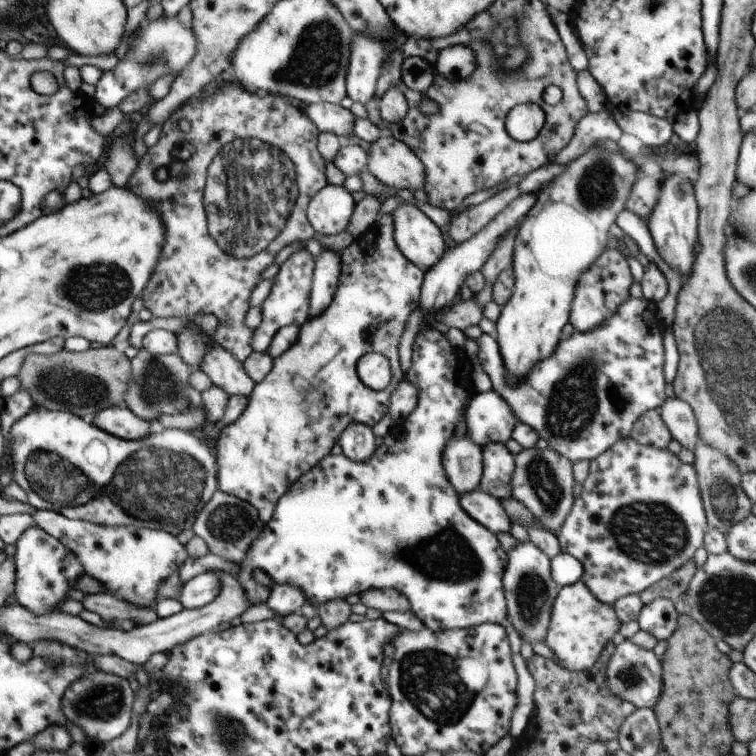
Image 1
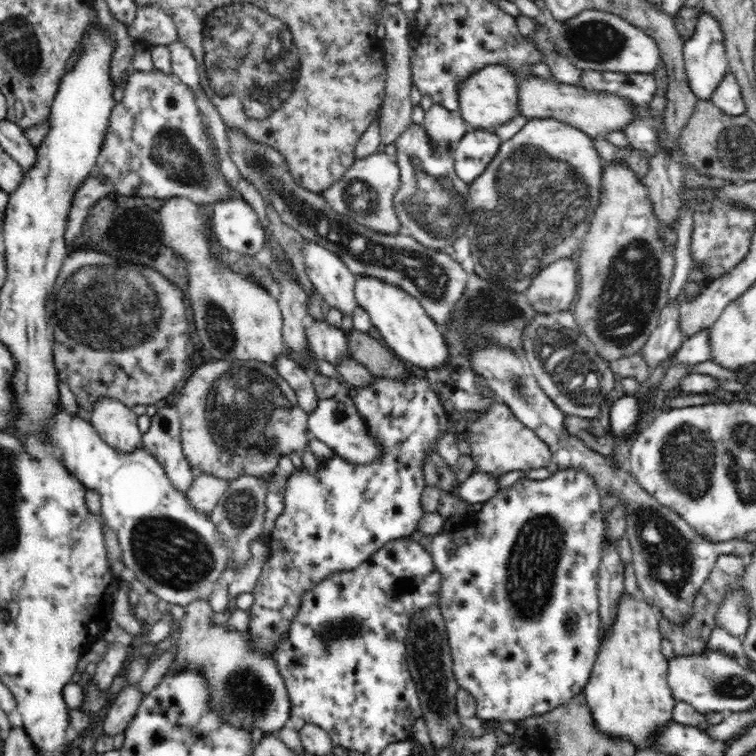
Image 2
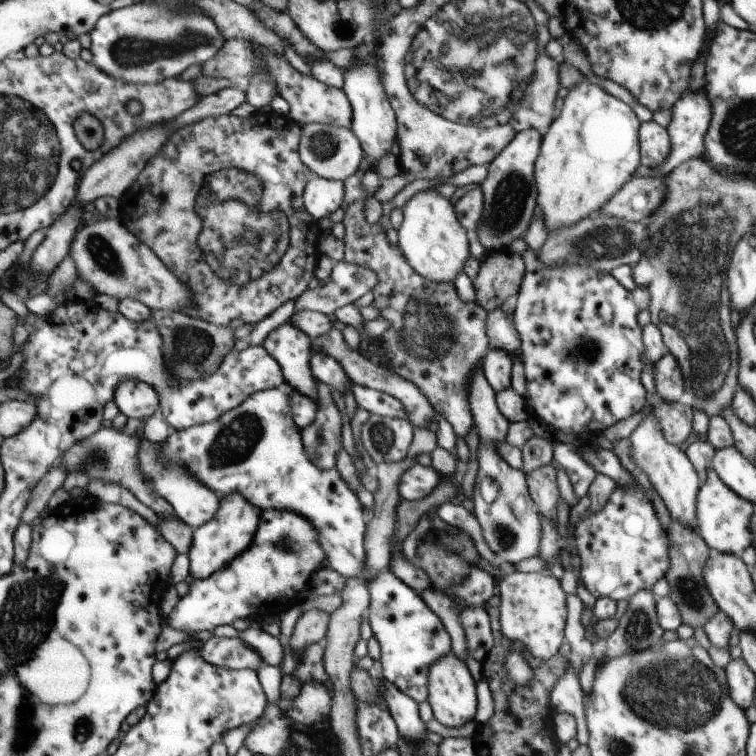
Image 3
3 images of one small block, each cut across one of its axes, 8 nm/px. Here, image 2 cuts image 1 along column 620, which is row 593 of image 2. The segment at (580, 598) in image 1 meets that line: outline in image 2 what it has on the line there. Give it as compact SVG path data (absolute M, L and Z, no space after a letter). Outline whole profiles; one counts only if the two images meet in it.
M620 594L615 624L601 639L588 684L583 689L596 728L610 738L631 742L637 750L657 748L654 732L672 722L676 699L667 683L668 661L662 654L660 641L661 614L643 602L639 595Z

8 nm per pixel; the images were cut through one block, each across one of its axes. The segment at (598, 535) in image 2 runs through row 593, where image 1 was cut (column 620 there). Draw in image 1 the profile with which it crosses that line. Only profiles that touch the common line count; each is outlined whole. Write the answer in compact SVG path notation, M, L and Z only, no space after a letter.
M626 437L590 461L583 488L576 494L556 537L561 552L574 556L582 564L582 580L588 590L600 602L613 605L619 598L640 594L693 560L696 550L704 544L708 529L694 465L681 462L678 455L667 448L638 444L633 438Z

